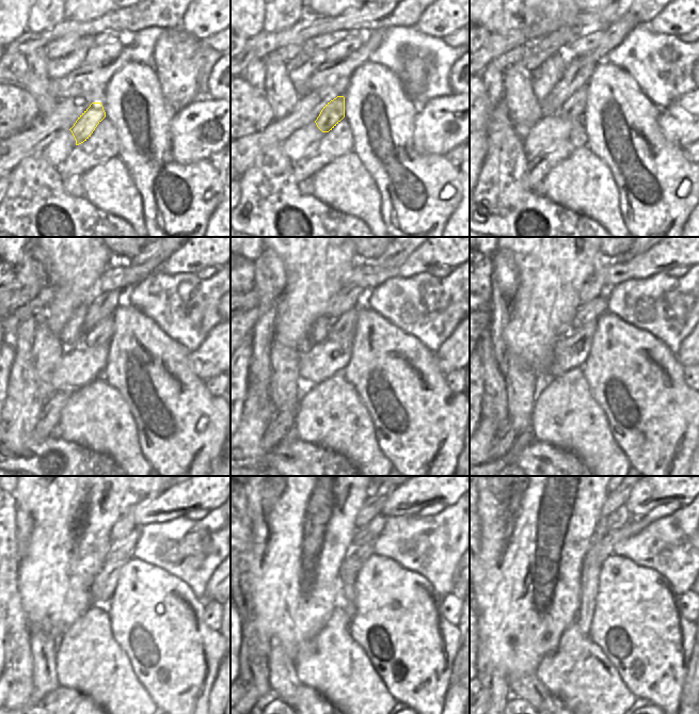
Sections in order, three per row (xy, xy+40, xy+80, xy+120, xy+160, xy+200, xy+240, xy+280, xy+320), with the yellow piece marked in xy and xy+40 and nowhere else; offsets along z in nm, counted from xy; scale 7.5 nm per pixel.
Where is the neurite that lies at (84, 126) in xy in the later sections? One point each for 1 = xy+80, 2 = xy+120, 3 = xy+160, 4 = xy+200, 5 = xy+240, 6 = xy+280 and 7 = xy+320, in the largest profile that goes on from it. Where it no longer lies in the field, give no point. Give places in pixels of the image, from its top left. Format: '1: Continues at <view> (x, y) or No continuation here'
1: Continues at xy+80 (573, 108)
2: Continues at xy+120 (101, 333)
3: Continues at xy+160 (345, 324)
4: Continues at xy+200 (591, 311)
5: Continues at xy+240 (120, 548)
6: Continues at xy+280 (376, 526)
7: Continues at xy+320 (620, 517).

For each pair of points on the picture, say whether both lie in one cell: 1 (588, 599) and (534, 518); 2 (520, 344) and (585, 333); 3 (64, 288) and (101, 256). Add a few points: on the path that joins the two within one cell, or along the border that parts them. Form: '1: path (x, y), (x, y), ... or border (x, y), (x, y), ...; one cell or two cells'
1: border (582, 564), (580, 608), (575, 614); two cells
2: border (571, 331), (556, 343), (552, 361); two cells
3: path (74, 279), (92, 260); one cell

